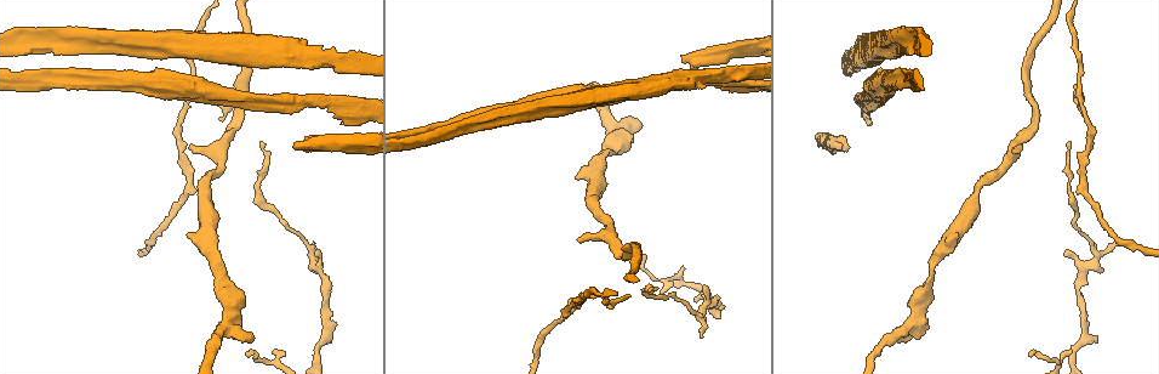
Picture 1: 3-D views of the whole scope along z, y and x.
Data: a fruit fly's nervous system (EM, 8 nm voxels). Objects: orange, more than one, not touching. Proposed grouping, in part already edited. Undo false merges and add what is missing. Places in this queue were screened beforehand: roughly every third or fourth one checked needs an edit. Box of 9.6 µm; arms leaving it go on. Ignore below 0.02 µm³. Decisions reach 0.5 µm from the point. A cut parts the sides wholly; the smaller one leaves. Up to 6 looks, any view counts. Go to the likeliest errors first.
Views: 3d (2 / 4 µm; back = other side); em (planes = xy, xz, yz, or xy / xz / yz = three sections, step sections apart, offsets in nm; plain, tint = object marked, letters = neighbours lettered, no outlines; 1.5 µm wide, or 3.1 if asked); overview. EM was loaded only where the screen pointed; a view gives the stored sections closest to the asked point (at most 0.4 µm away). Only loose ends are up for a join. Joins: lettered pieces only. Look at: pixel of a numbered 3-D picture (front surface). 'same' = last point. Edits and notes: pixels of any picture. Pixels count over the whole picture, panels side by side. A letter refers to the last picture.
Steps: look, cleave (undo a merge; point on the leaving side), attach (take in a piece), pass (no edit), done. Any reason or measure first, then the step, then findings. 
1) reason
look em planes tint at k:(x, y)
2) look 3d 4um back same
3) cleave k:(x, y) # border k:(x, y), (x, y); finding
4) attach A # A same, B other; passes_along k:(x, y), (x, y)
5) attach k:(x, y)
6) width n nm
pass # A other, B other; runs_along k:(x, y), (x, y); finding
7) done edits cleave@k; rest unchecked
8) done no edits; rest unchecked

an open end
look 3d 4um at 1:(840, 148)

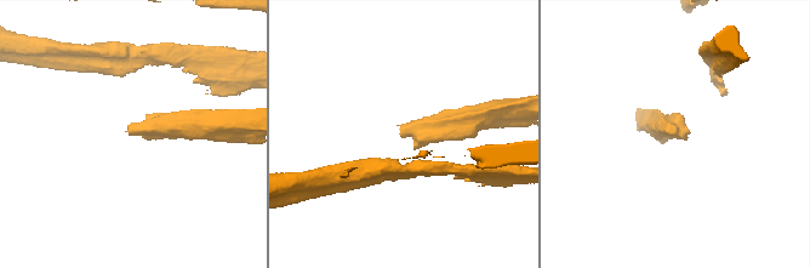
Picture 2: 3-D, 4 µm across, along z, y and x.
look em planes letters at 2:(672, 134)

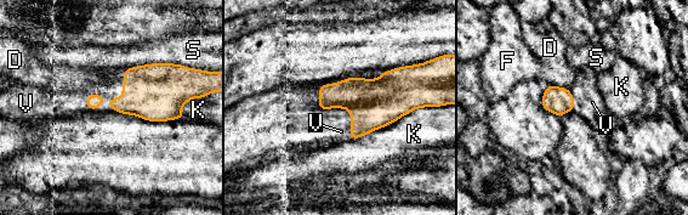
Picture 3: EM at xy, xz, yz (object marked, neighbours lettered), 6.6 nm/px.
longest_contact S 340 nm
attach V # D other, F other, K other, S other, V same; the cell continues

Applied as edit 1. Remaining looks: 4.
an open end
look 3d 2um at 1:(1032, 356)

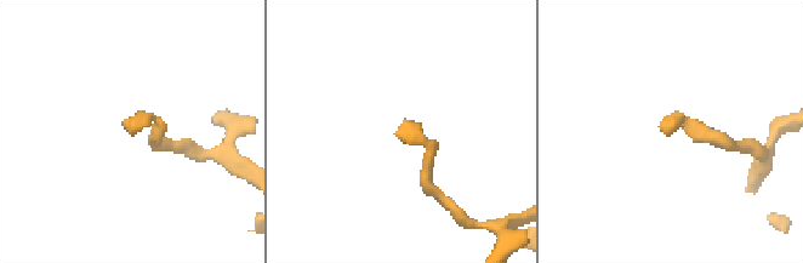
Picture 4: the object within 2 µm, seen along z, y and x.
look em yz step 4 letters at 4:(662, 126)

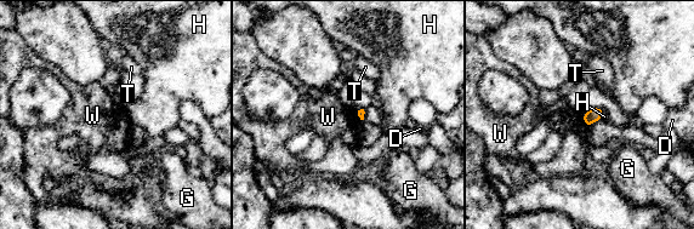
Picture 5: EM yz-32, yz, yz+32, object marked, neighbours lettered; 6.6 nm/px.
another direction
look em planes letters same

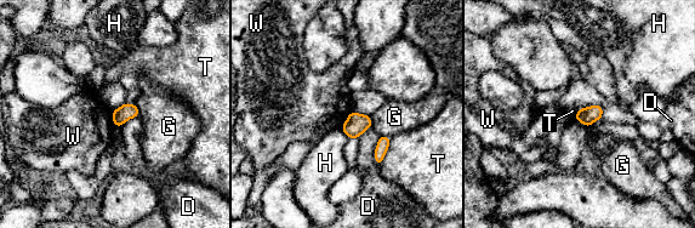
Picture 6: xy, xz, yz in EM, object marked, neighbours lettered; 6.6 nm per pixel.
pass # D other, G other, H other, T other, W other; none of them fits

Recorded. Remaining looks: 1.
tapers out
look em planes letters at 1:(318, 254)

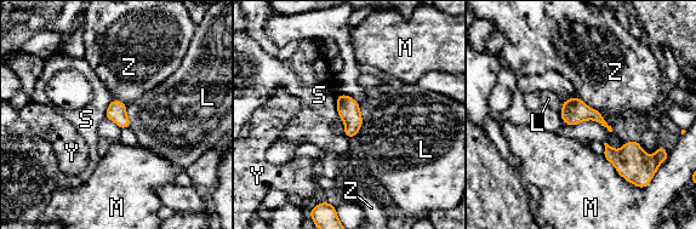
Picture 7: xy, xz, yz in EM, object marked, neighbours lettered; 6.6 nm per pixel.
longest_contact M 280 nm
pass # L other, M other, S other, Y other, Z other; border 7:(575, 97), (578, 97), (599, 112); none of them fits

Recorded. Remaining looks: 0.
done edits attach@3; rest unchecked

